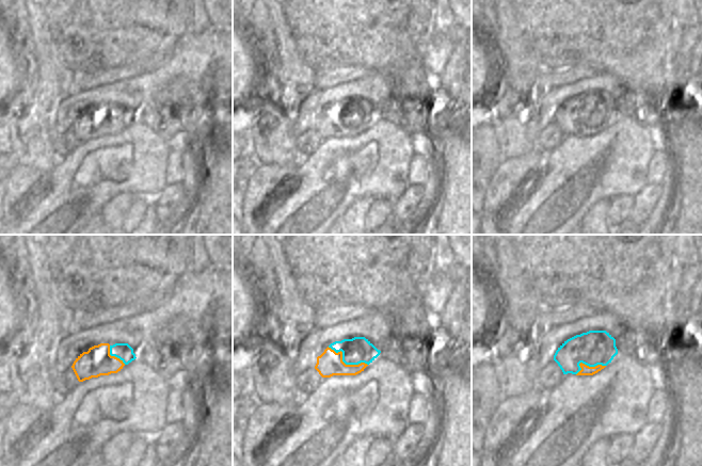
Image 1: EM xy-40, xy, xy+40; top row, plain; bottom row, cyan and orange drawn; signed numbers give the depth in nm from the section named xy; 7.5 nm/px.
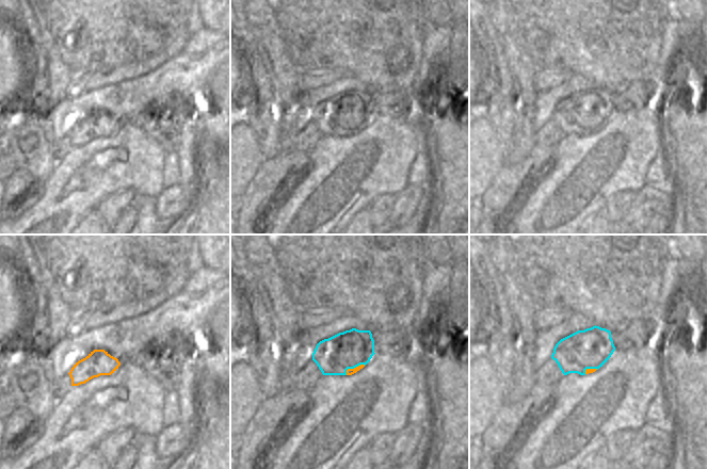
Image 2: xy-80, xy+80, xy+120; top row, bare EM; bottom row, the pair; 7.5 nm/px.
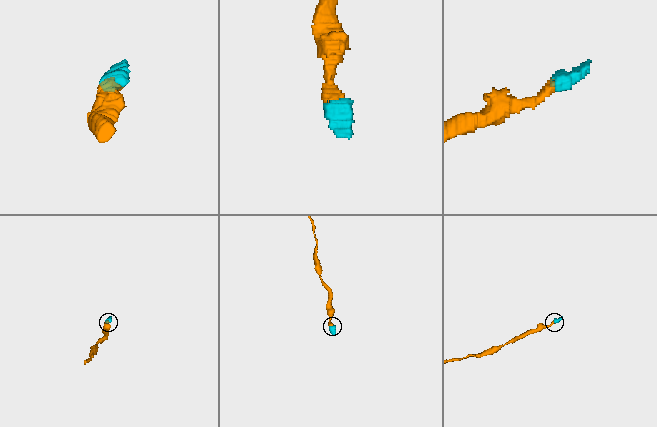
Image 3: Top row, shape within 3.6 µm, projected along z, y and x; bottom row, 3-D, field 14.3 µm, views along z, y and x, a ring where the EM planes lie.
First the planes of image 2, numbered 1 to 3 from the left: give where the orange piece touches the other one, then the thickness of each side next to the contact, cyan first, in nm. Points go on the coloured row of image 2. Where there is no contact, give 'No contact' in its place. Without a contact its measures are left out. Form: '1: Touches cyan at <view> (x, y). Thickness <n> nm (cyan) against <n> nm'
1: No contact
2: Touches cyan at xy+80 (353, 368). Thickness 280 nm (cyan) against 50 nm
3: Touches cyan at xy+120 (590, 368). Thickness 300 nm (cyan) against 40 nm

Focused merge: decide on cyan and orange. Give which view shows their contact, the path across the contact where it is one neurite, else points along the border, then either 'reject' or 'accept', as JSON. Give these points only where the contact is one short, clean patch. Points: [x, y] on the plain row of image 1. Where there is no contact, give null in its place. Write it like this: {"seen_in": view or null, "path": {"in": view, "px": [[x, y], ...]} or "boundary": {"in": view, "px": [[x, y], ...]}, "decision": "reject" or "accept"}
{"seen_in": "xy", "path": {"in": "xy", "px": [[357, 111], [344, 123], [332, 123], [329, 125]]}, "decision": "accept"}

